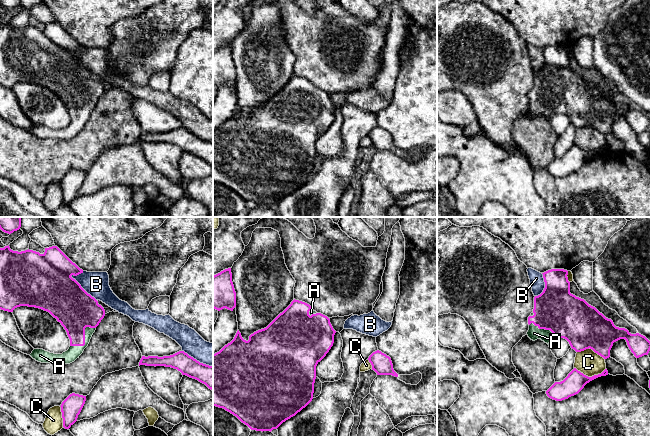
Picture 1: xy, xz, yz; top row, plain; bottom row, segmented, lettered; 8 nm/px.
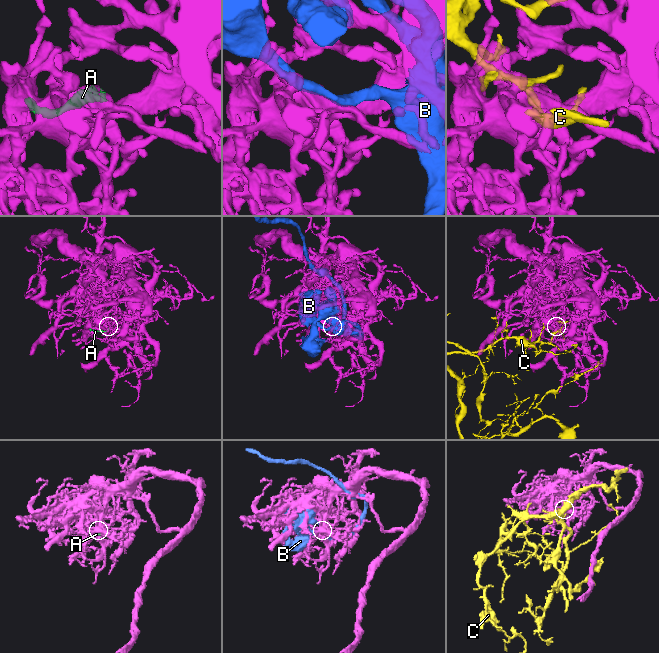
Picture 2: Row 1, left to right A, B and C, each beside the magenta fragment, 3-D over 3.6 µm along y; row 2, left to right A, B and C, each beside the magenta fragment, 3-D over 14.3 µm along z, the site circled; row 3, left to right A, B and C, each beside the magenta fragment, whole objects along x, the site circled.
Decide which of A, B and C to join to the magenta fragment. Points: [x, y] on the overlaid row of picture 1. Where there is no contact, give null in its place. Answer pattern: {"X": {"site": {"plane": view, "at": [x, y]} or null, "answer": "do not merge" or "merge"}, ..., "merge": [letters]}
{"A": {"site": {"plane": "xy", "at": [84, 338]}, "answer": "merge"}, "B": {"site": {"plane": "xy", "at": [82, 288]}, "answer": "do not merge"}, "C": {"site": {"plane": "yz", "at": [590, 377]}, "answer": "do not merge"}, "merge": ["A"]}

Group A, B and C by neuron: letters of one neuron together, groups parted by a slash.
A / B / C

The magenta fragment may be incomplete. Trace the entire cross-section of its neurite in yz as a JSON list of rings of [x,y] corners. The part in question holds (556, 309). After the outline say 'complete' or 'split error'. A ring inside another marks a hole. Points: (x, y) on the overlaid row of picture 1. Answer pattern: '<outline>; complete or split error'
[[[551,269],[542,274],[545,288],[540,295],[534,297],[534,309],[528,317],[529,330],[527,335],[531,340],[541,339],[549,344],[553,337],[560,337],[566,339],[576,352],[590,348],[607,359],[610,357],[613,343],[625,339],[636,358],[648,355],[650,341],[645,336],[639,333],[631,334],[625,328],[616,327],[611,319],[606,318],[595,307],[570,293],[567,270]]]; split error

